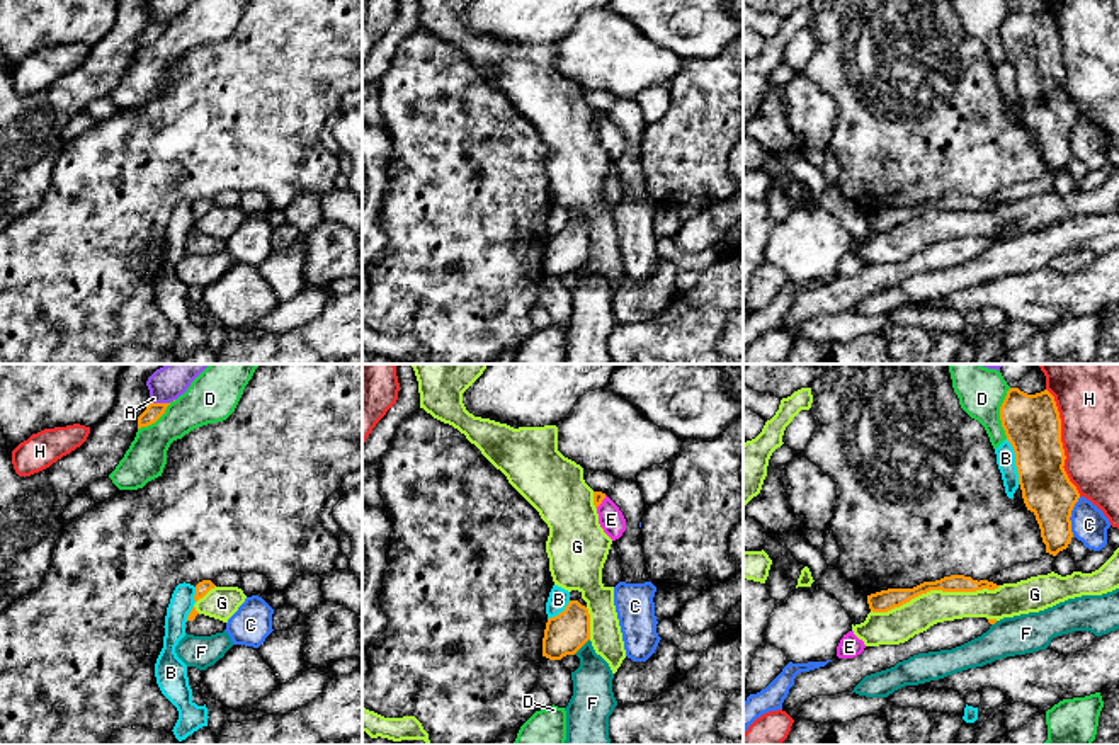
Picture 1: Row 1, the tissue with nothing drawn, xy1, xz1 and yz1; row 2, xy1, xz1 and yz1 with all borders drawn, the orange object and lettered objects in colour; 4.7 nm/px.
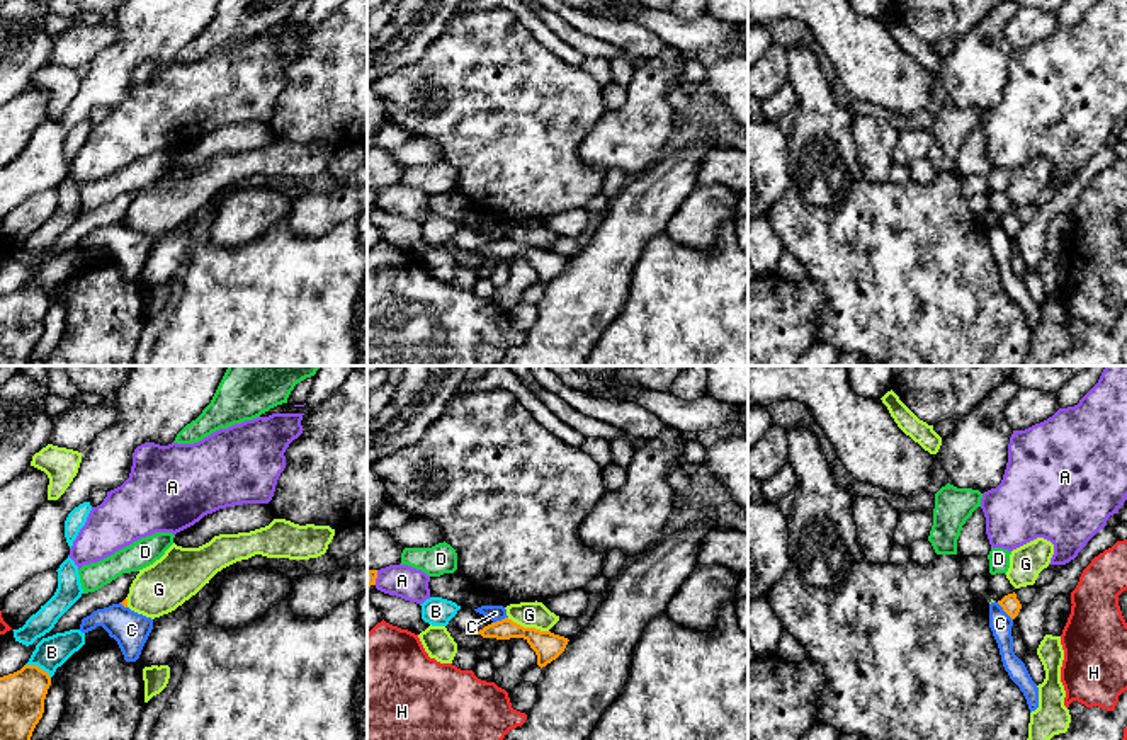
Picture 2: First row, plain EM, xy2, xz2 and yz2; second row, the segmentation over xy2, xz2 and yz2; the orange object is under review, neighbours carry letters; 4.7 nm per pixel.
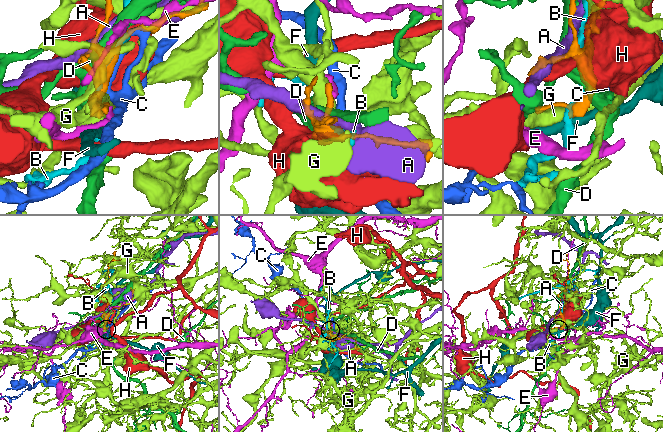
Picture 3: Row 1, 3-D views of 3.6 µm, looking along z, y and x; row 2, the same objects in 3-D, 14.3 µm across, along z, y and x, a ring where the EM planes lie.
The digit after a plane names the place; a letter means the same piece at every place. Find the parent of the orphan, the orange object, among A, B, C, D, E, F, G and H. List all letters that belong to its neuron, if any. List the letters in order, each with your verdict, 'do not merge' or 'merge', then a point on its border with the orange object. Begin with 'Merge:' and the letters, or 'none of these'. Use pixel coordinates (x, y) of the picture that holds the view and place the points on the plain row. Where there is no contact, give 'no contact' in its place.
Merge: none of these
A: do not merge | xy1 (160, 22)
B: do not merge | yz1 (1016, 80)
C: do not merge | yz1 (1070, 135)
D: do not merge | yz1 (1000, 33)
E: do not merge | xz1 (601, 121)
F: do not merge | xz1 (580, 266)
G: do not merge | yz1 (936, 208)
H: do not merge | yz1 (1062, 62)

